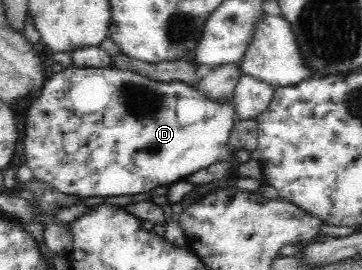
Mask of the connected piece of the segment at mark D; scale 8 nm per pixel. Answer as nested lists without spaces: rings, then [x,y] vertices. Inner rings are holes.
[[[70,65],[62,71],[52,74],[46,79],[40,97],[34,101],[28,113],[28,121],[25,123],[24,155],[28,166],[36,180],[49,183],[54,189],[63,194],[76,195],[78,197],[110,197],[112,195],[136,195],[142,192],[156,191],[165,185],[171,185],[176,181],[184,180],[197,171],[210,167],[215,161],[228,161],[230,159],[229,137],[233,125],[237,120],[233,100],[229,103],[215,102],[208,99],[197,88],[182,83],[181,80],[156,80],[150,76],[140,75],[128,68],[77,68]]]

